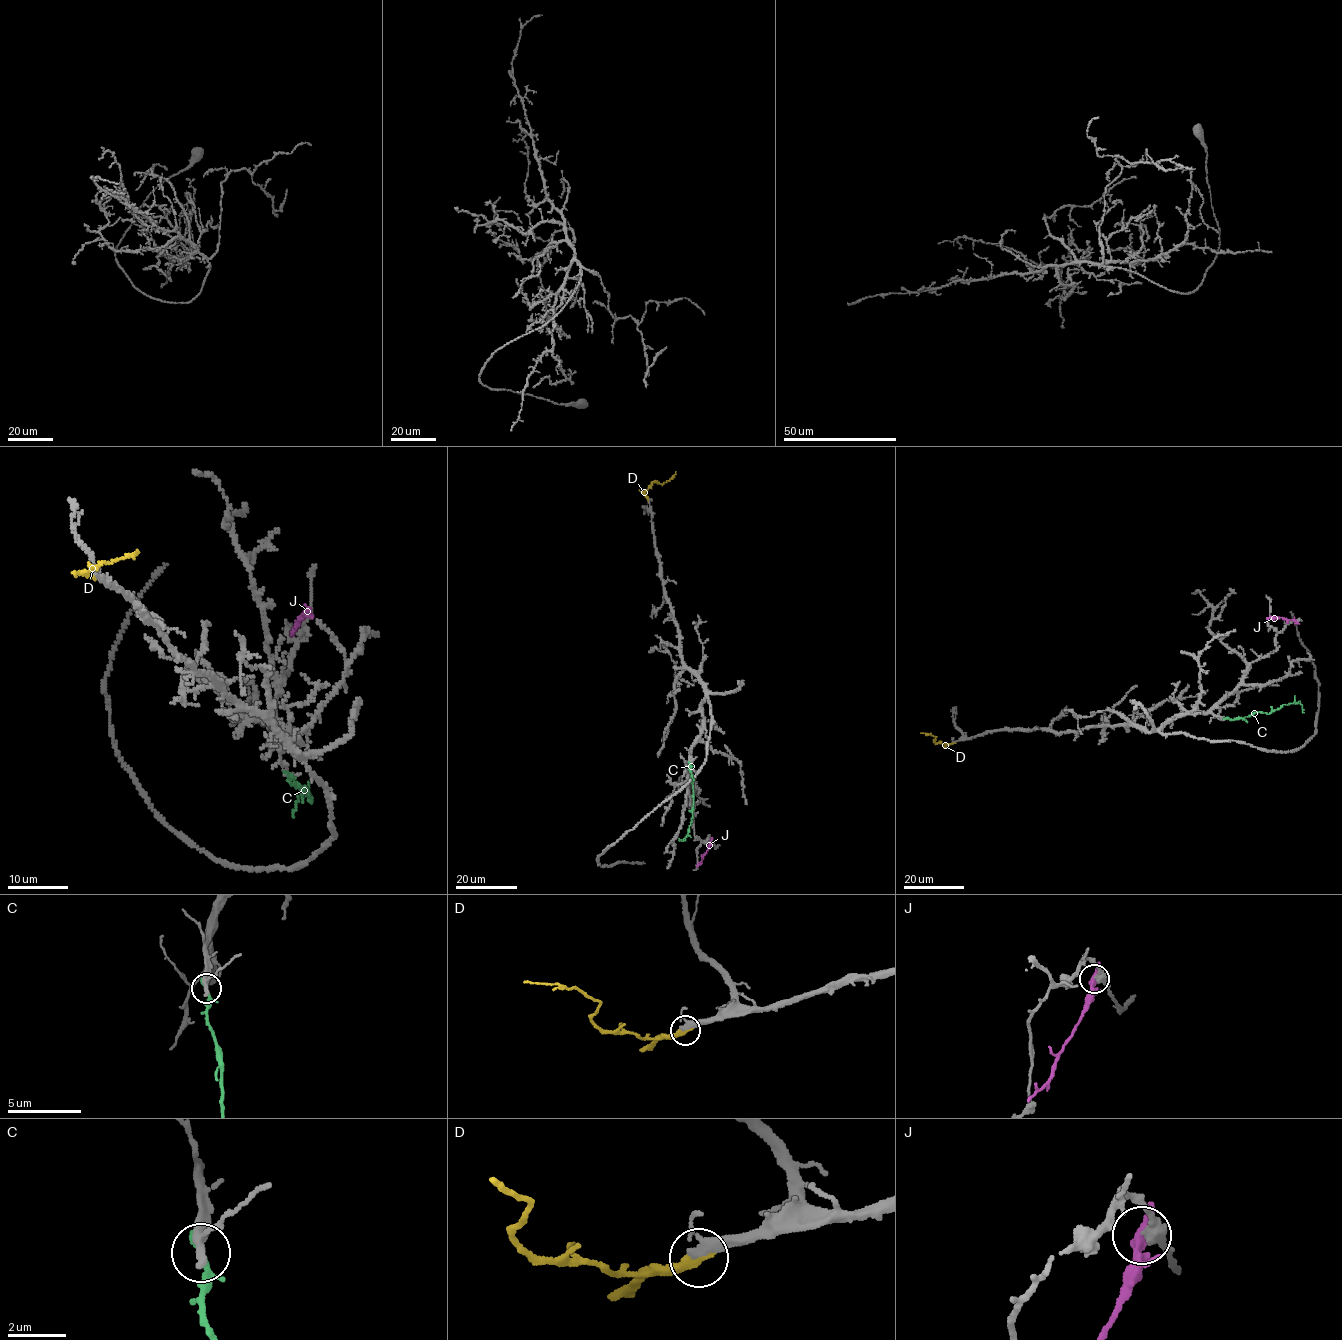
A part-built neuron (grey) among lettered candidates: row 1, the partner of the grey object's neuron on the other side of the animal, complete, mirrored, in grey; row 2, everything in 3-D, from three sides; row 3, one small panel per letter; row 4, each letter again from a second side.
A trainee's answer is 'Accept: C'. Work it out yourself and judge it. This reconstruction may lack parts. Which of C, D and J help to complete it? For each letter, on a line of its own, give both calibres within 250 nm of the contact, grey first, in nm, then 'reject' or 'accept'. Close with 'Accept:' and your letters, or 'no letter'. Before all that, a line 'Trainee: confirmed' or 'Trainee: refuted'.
Trainee: refuted
C: 240/190 nm | reject
D: 240/320 nm | accept
J: 360/440 nm | reject
Accept: D

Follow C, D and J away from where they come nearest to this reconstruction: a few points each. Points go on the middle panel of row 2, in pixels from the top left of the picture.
C: (689, 763), (692, 818), (687, 836), (678, 839)
D: (647, 498), (644, 492), (652, 483), (667, 482), (676, 471)
J: (710, 841), (696, 867)

